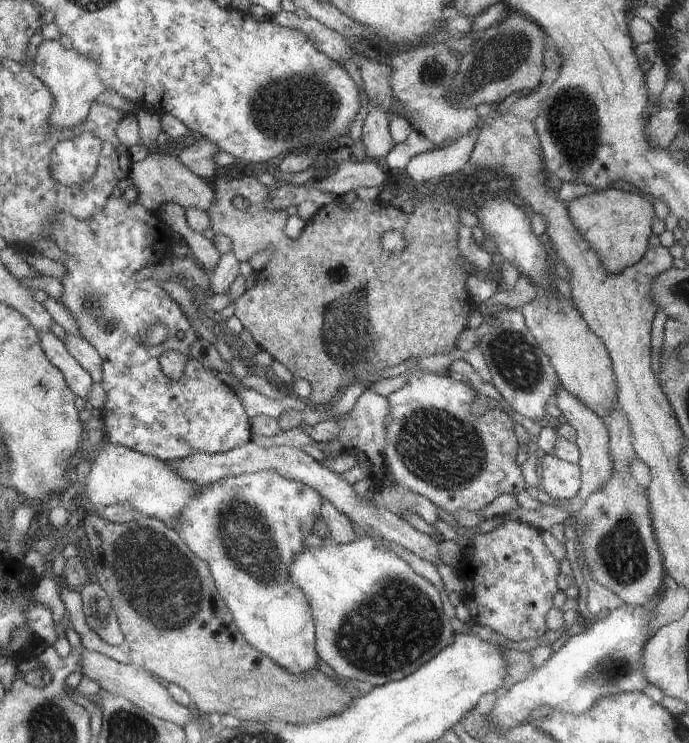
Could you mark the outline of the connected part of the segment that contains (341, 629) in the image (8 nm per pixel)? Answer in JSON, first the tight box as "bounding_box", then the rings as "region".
{"bounding_box":[289,537,455,687],"region":[[[372,537],[354,540],[349,543],[336,544],[332,539],[324,540],[321,547],[308,547],[304,553],[298,553],[289,564],[289,579],[304,593],[309,607],[313,614],[313,623],[315,624],[315,649],[320,660],[324,660],[330,668],[342,679],[361,680],[368,682],[374,687],[385,685],[392,681],[399,681],[411,675],[423,664],[426,664],[431,658],[434,658],[444,647],[449,646],[454,641],[455,632],[452,631],[450,619],[442,609],[442,598],[439,590],[430,584],[425,578],[418,576],[410,565],[400,558],[386,544],[378,543]]]}

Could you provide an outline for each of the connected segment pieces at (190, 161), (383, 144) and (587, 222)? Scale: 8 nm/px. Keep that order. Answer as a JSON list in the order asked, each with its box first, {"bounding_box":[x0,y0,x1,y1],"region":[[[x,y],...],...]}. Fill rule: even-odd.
[{"bounding_box":[179,137,220,180],"region":[[[198,137],[193,145],[182,149],[179,153],[179,159],[196,176],[208,180],[216,174],[217,166],[214,163],[214,154],[220,151],[213,142],[207,138]]]},{"bounding_box":[361,107,395,158],"region":[[[369,107],[361,136],[368,158],[386,158],[395,145],[390,136],[389,121],[390,115],[382,107]]]},{"bounding_box":[566,188,656,273],"region":[[[610,188],[577,197],[566,205],[575,227],[591,244],[609,273],[619,273],[642,260],[656,218],[650,198],[633,191]]]}]

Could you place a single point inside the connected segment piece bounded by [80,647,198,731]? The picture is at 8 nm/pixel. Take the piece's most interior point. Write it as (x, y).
(137, 684)

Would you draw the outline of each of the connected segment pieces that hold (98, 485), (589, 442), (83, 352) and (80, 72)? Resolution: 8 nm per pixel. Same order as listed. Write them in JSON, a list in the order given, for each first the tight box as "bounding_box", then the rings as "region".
[{"bounding_box":[83,441,206,527],"region":[[[106,441],[105,450],[90,462],[92,466],[83,494],[85,509],[129,503],[136,513],[154,517],[174,527],[187,504],[206,485],[181,477],[166,461]]]},{"bounding_box":[549,383,614,502],"region":[[[561,383],[557,384],[555,395],[549,398],[549,403],[554,404],[556,408],[561,410],[561,414],[566,416],[566,420],[577,432],[575,443],[579,446],[579,451],[581,452],[581,459],[578,464],[581,468],[581,487],[577,495],[582,502],[586,502],[586,499],[595,490],[609,486],[612,483],[614,468],[609,451],[609,436],[606,424],[590,407],[587,407],[580,399],[577,399],[577,396],[572,395]]]},{"bounding_box":[63,334,103,382],"region":[[[66,334],[63,338],[66,350],[91,376],[92,382],[101,382],[103,377],[103,360],[100,358],[99,352],[80,335]]]},{"bounding_box":[30,39,107,131],"region":[[[44,39],[38,47],[30,69],[53,94],[54,104],[50,122],[53,131],[81,123],[86,118],[91,104],[107,89],[99,77],[98,63],[74,48],[66,49],[59,40]]]}]

